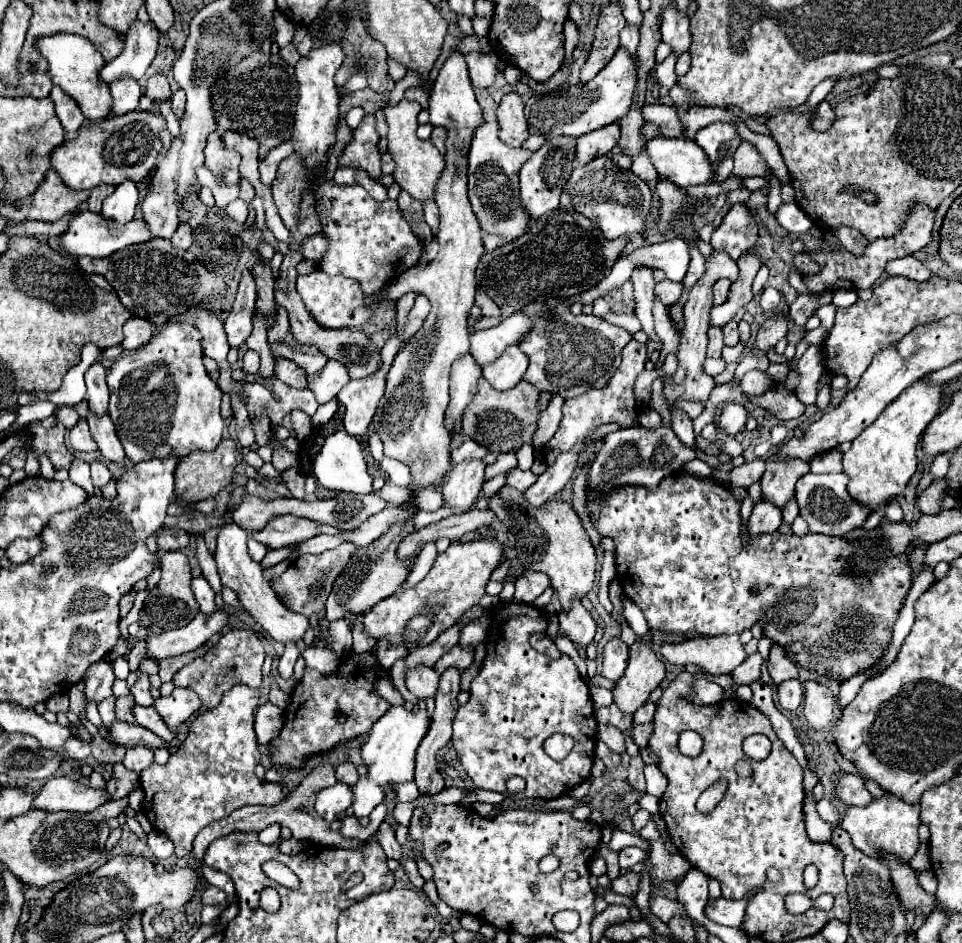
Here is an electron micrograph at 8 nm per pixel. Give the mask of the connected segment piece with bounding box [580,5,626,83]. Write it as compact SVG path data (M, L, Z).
M604 5L598 15L598 25L594 29L594 41L590 55L580 69L580 81L588 83L592 81L600 69L614 57L616 49L620 47L618 33L624 29L626 19L620 11L620 5Z

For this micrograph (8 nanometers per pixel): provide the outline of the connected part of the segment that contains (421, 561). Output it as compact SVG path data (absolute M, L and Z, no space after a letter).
M428 543L428 545L424 545L424 551L418 555L418 559L416 559L416 567L414 567L414 571L410 573L408 579L402 584L402 589L407 589L410 587L414 587L416 583L422 581L426 575L428 575L428 571L432 569L432 563L434 563L434 559L436 559L436 543Z

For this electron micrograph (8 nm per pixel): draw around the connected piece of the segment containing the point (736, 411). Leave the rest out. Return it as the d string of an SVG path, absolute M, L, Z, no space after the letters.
M728 403L724 407L724 411L720 413L718 427L722 431L726 431L728 435L736 435L736 433L740 433L744 429L746 419L748 419L748 413L740 403Z

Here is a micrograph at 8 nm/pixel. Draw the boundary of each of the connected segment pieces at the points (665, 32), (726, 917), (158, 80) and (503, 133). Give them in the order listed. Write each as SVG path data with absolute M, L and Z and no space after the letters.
M670 3L664 13L662 13L662 23L660 23L660 33L662 41L672 47L672 53L680 57L682 53L688 51L690 47L690 29L688 29L688 15L678 13L676 5Z
M750 891L741 900L728 900L724 897L718 897L718 899L710 899L704 907L704 913L710 921L718 923L718 925L726 925L726 927L740 927L742 925L742 919L744 919L744 909L751 897L754 895L754 891Z
M155 74L148 79L146 96L152 97L155 102L170 98L171 88L166 75Z
M506 93L496 109L496 119L500 125L498 137L508 147L520 147L528 137L526 119L524 119L524 103L518 93Z

